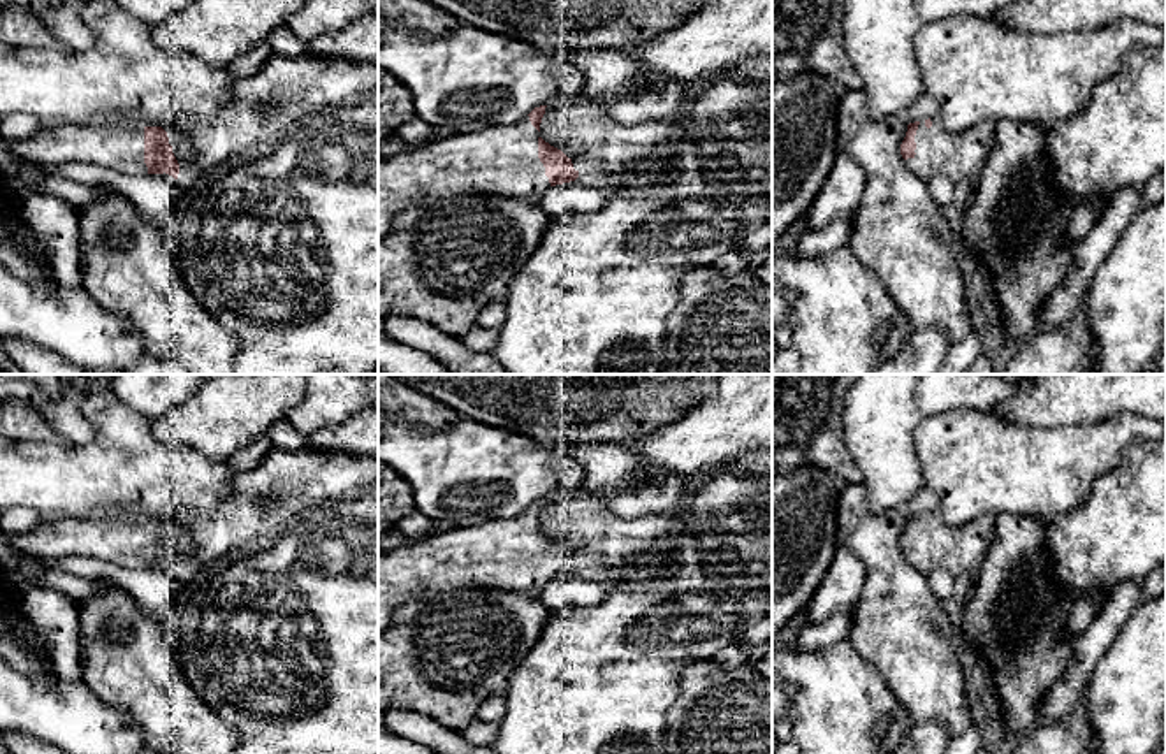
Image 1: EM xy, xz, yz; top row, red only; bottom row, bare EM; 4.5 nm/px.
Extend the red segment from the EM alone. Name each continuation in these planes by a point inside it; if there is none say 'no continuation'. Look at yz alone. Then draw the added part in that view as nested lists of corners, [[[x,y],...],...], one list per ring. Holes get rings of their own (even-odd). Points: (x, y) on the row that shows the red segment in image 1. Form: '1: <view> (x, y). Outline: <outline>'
1: yz (957, 155). Outline: [[[930,118],[932,127],[920,120],[915,142],[915,156],[907,158],[907,167],[923,181],[932,176],[946,176],[953,183],[969,178],[976,179],[994,142],[995,121],[983,120],[962,130],[946,130],[939,118]]]

